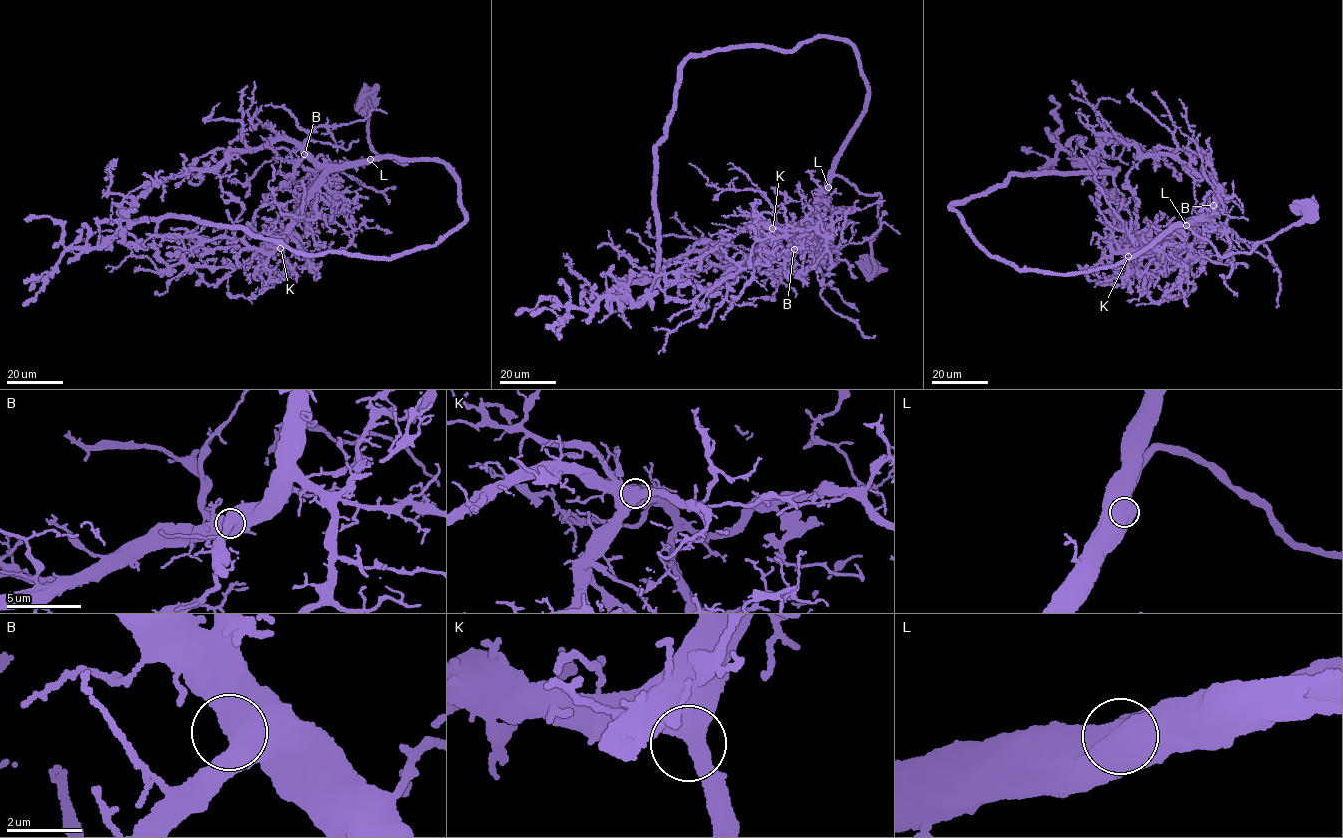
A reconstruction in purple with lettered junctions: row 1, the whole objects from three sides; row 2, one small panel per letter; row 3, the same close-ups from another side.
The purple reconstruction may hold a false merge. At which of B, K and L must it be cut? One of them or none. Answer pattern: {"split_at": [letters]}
{"split_at": []}

